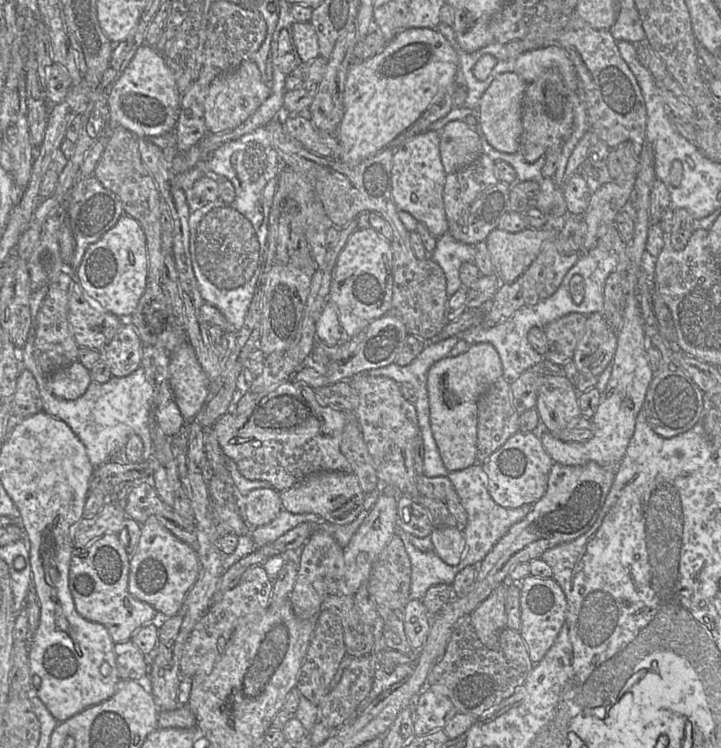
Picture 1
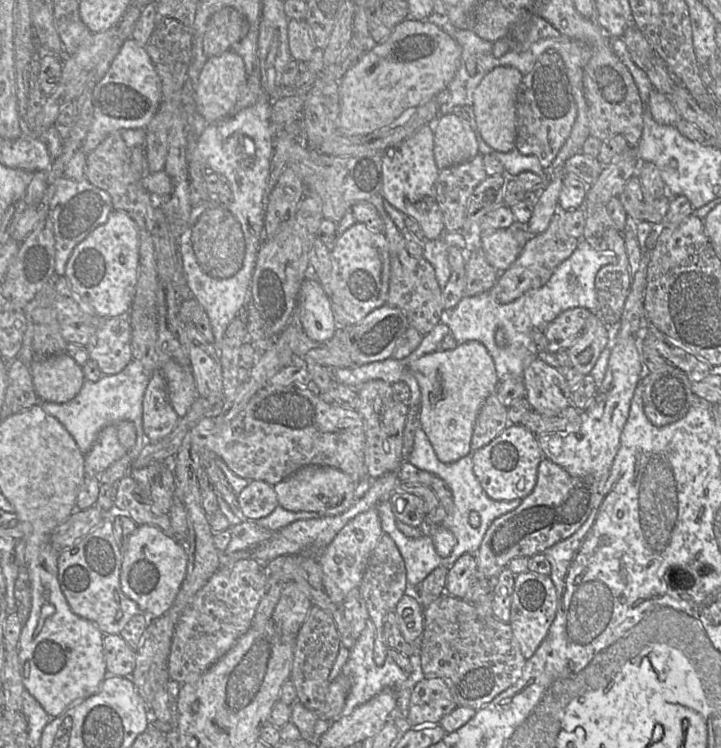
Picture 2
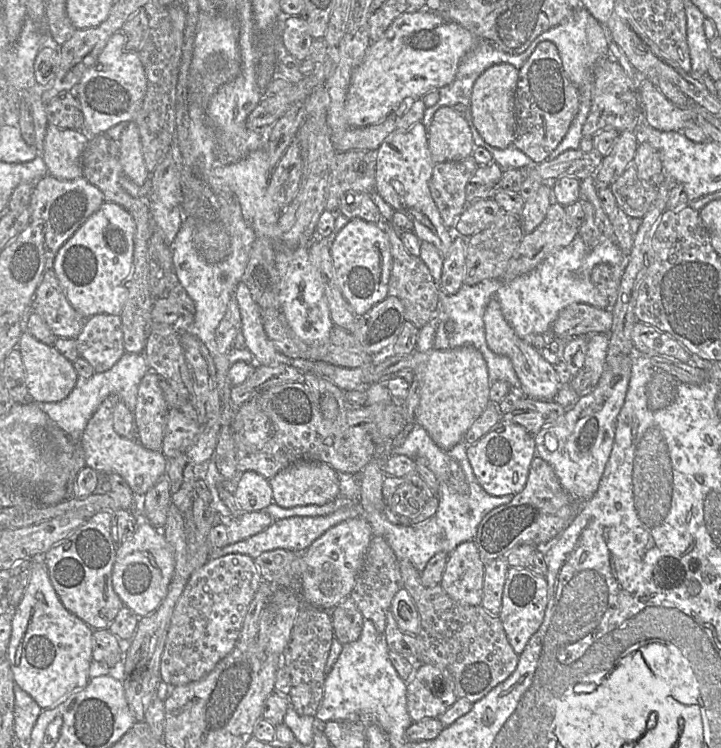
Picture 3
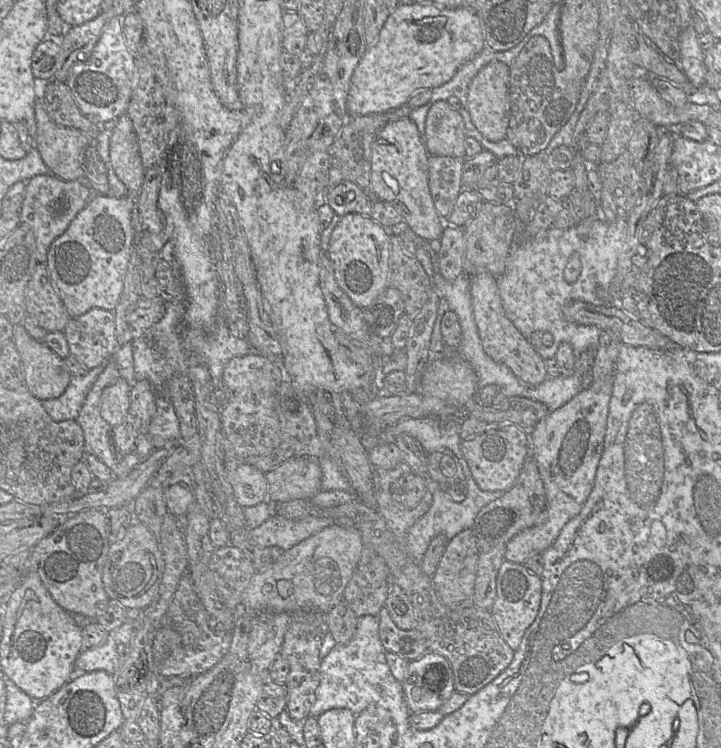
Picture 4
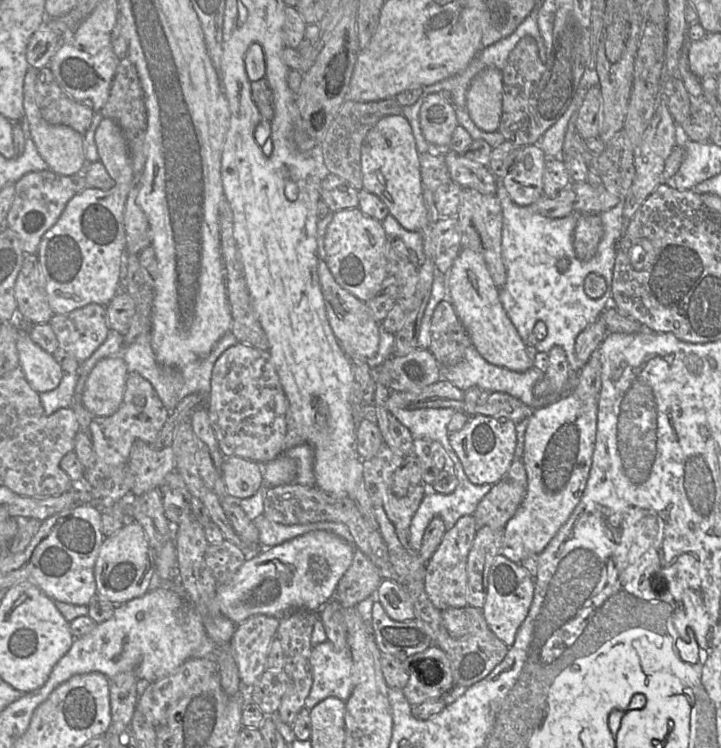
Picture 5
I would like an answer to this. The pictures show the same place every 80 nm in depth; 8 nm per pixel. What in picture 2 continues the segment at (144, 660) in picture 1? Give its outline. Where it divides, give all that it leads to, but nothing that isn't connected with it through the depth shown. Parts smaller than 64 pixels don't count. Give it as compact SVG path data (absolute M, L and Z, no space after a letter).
M106 634L103 638L103 656L107 672L130 677L135 668L136 652L119 635Z

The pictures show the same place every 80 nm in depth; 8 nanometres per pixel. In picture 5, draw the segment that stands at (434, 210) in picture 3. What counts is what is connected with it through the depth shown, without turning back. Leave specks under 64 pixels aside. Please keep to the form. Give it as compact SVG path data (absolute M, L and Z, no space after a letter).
M403 115L382 118L366 135L361 147L363 188L376 195L407 230L421 232L429 225L423 199L420 153L408 120Z

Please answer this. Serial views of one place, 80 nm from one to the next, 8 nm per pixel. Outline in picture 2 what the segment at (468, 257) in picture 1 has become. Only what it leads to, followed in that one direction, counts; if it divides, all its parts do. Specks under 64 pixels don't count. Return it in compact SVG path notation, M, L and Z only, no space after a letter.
M445 231L439 238L425 241L423 244L423 258L431 263L436 278L443 289L451 275L448 261L448 248L456 246L467 252L467 243L459 232Z

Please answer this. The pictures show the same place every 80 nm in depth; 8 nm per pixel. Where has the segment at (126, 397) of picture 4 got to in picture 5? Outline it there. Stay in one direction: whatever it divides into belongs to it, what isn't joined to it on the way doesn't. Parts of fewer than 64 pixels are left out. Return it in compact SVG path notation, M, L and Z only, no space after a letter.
M121 357L100 360L88 374L81 401L97 417L113 415L123 402L128 370Z

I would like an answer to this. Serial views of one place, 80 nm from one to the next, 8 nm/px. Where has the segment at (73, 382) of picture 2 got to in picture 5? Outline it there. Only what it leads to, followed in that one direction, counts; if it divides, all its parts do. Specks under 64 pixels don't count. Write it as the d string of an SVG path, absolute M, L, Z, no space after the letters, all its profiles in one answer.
M19 331L16 349L19 367L35 392L49 392L59 386L64 372L52 354L35 344L26 331Z

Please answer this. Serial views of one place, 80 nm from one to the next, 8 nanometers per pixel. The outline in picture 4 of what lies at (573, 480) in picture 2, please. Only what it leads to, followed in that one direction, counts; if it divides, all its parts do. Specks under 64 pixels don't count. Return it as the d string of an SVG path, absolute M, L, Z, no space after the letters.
M529 455L523 463L516 483L477 514L473 530L479 553L487 552L497 545L505 545L521 531L538 524L545 518L545 510L544 483L534 458Z

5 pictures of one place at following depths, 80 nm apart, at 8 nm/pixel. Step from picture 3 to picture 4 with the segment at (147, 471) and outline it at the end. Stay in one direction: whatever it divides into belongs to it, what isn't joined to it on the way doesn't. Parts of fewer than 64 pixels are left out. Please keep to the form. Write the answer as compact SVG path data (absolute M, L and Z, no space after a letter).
M109 362L87 394L76 421L83 431L85 453L96 456L117 477L125 477L142 460L136 452L124 457L117 456L111 439L112 426L104 420L100 412L100 397L103 389L118 377L120 375L114 362Z

